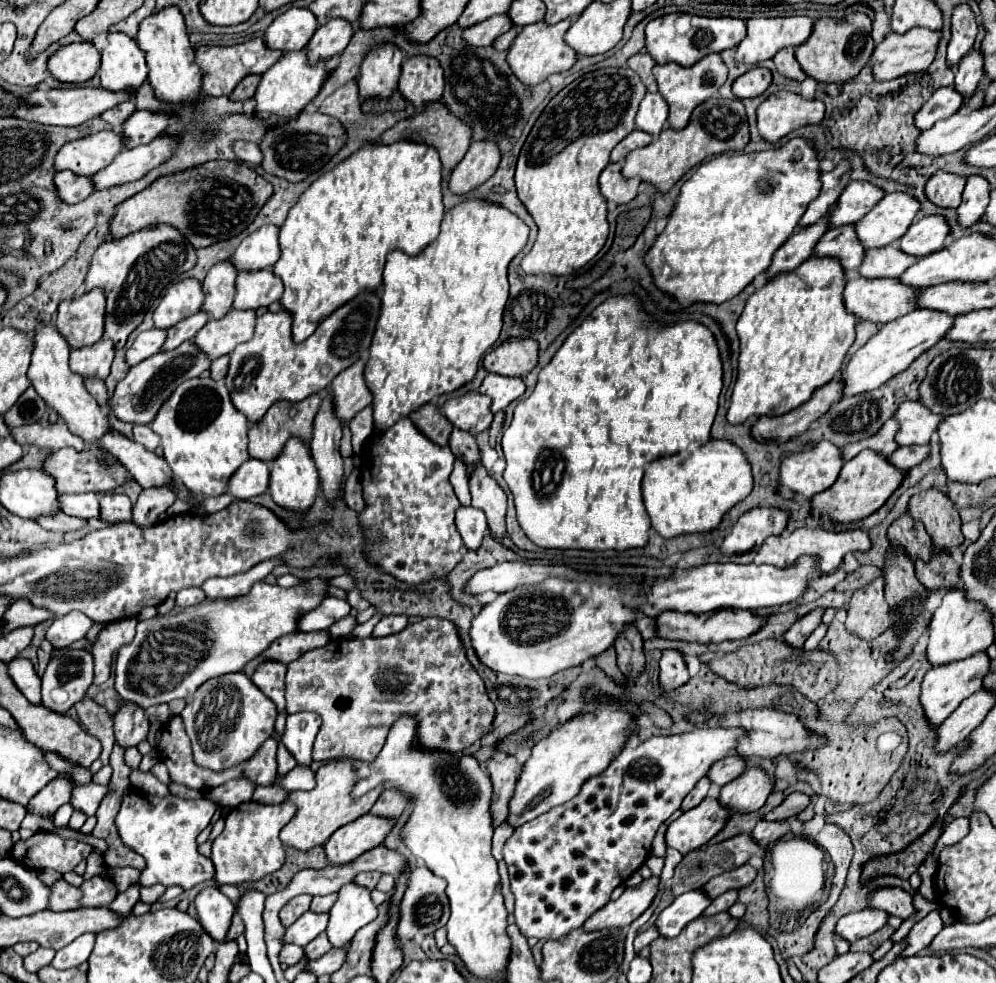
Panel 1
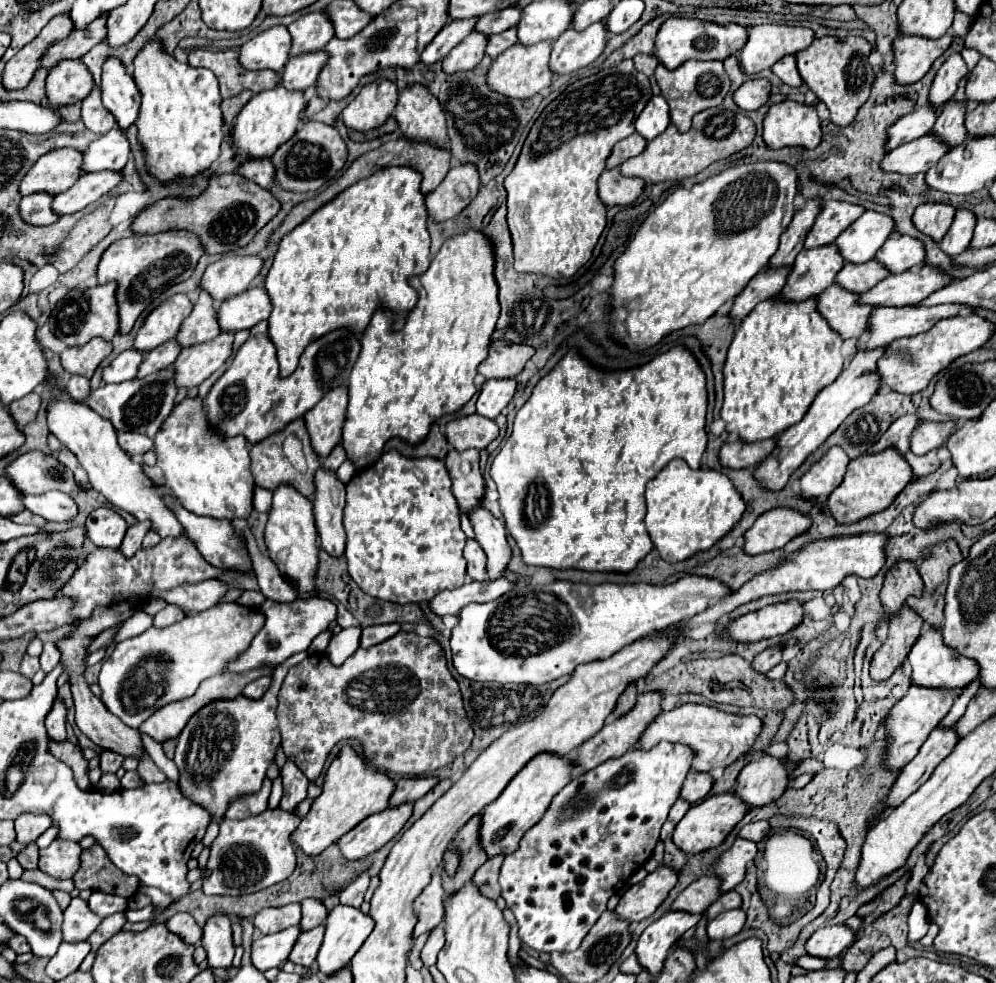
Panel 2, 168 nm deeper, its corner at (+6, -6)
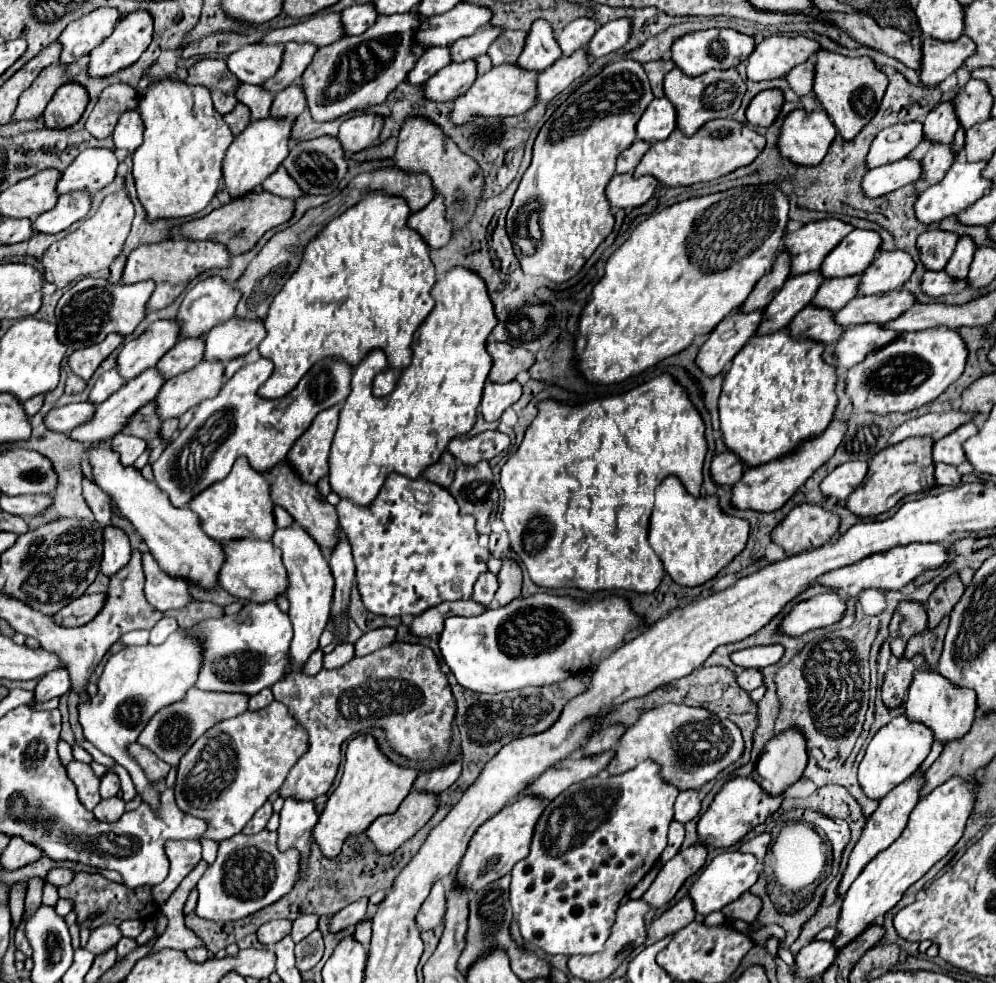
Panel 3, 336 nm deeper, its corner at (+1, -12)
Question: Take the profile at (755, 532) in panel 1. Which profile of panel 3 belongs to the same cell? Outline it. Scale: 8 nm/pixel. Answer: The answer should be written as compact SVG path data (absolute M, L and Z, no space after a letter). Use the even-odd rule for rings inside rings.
M800 504L796 506L772 532L772 542L782 546L784 552L790 554L798 554L804 552L808 548L818 548L824 542L828 542L832 536L838 534L840 528L840 516L836 512L828 512L818 504Z

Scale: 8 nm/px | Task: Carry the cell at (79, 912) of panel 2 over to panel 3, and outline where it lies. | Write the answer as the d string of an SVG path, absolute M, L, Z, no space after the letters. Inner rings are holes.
M104 924L104 926L100 926L100 928L90 932L90 940L86 944L86 950L90 950L96 956L100 956L100 954L116 948L120 938L122 938L122 932L120 932L118 926Z

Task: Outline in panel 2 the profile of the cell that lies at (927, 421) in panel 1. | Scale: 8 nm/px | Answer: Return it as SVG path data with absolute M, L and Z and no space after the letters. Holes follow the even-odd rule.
M921 420L917 424L917 430L913 430L911 438L911 452L913 454L925 454L933 448L939 448L945 444L949 434L953 434L955 422L949 422L949 432L947 432L947 422L931 422L931 420Z

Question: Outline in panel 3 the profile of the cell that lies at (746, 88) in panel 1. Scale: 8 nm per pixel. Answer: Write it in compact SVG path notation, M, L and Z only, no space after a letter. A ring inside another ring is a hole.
M764 90L750 102L746 110L746 118L754 126L768 128L778 118L782 104L784 104L782 90Z

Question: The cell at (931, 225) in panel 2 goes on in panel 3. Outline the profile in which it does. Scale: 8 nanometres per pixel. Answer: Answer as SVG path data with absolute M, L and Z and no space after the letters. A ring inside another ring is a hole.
M926 230L918 236L918 254L924 270L944 270L950 256L954 254L958 236L944 230Z

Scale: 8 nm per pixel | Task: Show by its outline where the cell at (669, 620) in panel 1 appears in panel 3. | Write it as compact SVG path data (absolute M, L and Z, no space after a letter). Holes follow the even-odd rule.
M838 592L818 594L806 602L794 606L794 610L782 620L780 632L788 636L802 636L808 630L836 624L846 612L846 602Z

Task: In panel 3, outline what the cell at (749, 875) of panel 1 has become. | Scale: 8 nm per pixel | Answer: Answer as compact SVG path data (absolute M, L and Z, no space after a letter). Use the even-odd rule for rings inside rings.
M688 896L678 900L674 906L670 906L662 916L654 918L654 922L648 926L648 936L646 936L646 946L662 940L668 934L674 934L676 930L684 928L694 920L694 906Z

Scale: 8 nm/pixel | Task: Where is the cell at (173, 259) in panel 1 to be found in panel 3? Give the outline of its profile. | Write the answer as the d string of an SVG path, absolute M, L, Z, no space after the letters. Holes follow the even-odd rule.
M172 238L166 242L136 248L128 256L122 280L154 280L156 282L156 292L148 300L148 312L152 312L152 310L160 310L172 304L184 292L188 282L200 276L202 272L212 270L212 268L228 268L230 258L232 256L228 248L220 242L212 242L212 240L196 242L188 238Z

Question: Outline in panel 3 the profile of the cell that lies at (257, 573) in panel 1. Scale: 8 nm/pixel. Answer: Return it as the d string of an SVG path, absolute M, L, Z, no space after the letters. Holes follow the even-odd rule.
M142 554L142 566L144 566L144 596L146 600L160 612L166 612L170 608L184 608L190 602L188 584L180 578L166 576L152 554Z

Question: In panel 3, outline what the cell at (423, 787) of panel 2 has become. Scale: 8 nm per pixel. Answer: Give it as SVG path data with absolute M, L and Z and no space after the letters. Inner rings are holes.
M462 756L448 766L422 772L414 782L414 790L426 790L432 794L440 794L458 780L460 772L462 772Z

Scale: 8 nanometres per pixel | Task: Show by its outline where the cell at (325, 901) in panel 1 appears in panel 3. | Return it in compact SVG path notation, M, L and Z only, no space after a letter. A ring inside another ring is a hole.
M304 914L304 916L300 916L298 920L294 920L290 936L292 936L294 942L300 942L300 940L304 940L310 932L314 932L316 928L318 928L318 916L314 916L314 914Z

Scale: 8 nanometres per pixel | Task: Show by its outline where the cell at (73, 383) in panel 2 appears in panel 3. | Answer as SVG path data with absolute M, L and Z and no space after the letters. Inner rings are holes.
M70 374L68 380L66 380L66 388L64 388L64 392L66 392L66 394L78 394L78 392L82 392L84 388L86 388L86 382L84 382L82 378Z

